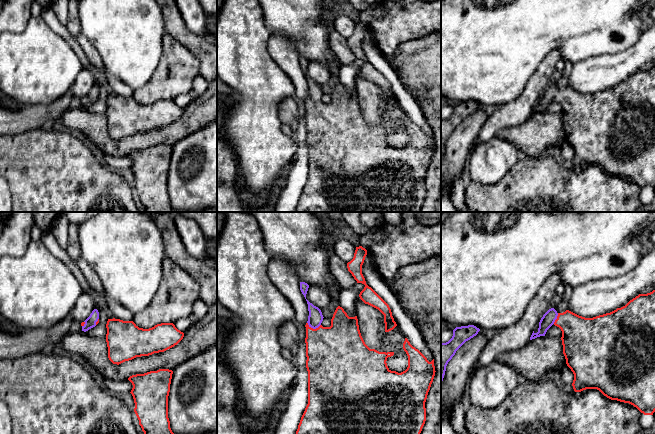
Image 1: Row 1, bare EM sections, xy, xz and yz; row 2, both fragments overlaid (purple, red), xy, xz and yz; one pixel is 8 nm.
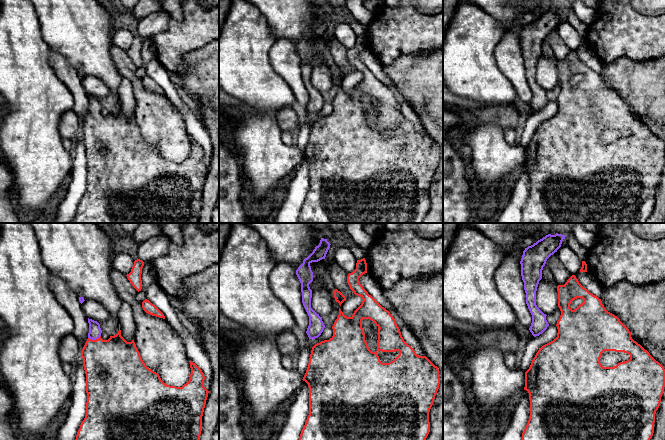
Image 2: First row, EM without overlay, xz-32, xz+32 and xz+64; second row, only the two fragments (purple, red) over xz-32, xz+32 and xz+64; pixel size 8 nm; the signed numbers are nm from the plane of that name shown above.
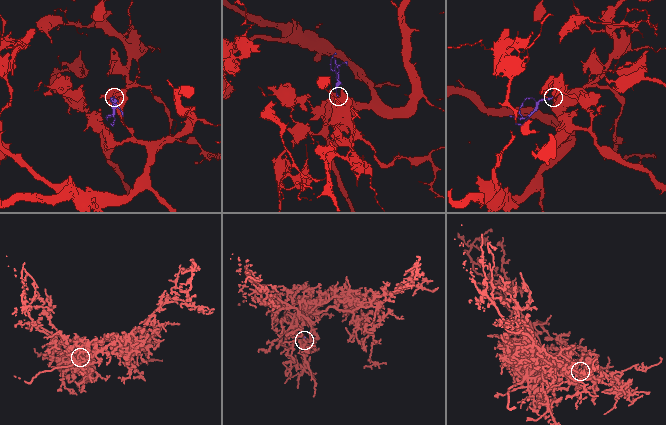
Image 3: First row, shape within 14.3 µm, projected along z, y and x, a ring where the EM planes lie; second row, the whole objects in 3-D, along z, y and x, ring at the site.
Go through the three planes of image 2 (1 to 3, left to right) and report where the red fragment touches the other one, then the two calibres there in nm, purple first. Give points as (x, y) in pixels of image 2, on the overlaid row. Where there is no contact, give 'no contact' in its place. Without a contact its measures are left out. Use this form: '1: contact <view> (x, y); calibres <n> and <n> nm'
1: contact xz-32 (94, 339); calibres 100 and 420 nm
2: no contact
3: no contact

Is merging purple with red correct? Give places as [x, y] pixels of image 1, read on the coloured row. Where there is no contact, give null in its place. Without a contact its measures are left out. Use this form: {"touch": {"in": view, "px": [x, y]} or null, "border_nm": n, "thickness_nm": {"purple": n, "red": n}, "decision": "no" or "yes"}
{"touch": {"in": "xz", "px": [313, 328]}, "border_nm": 110, "thickness_nm": {"purple": 120, "red": 420}, "decision": "yes"}

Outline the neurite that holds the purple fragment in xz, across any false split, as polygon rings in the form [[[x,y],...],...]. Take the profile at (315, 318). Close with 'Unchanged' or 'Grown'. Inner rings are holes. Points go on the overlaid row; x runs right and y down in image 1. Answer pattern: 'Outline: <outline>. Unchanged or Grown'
Outline: [[[307,299],[307,304],[308,304],[308,311],[309,311],[309,316],[308,316],[308,321],[305,325],[306,327],[306,338],[305,338],[305,343],[306,343],[306,357],[307,357],[307,360],[306,360],[306,368],[307,368],[307,371],[308,371],[308,404],[305,408],[305,411],[301,417],[301,420],[300,420],[300,423],[298,425],[298,429],[296,431],[296,434],[420,434],[421,431],[422,431],[422,428],[425,424],[425,421],[426,421],[426,408],[425,408],[425,402],[426,402],[426,399],[427,399],[427,395],[428,395],[428,392],[430,390],[430,387],[431,387],[431,384],[433,382],[433,379],[434,379],[434,376],[435,376],[435,366],[434,366],[434,359],[429,362],[427,360],[427,358],[418,350],[416,349],[415,347],[413,347],[410,342],[408,341],[407,338],[405,338],[405,341],[403,343],[403,349],[404,351],[406,352],[407,356],[408,356],[408,367],[405,371],[401,372],[401,373],[398,373],[396,371],[391,371],[388,366],[387,366],[387,358],[388,357],[391,357],[394,355],[394,352],[379,352],[375,349],[370,349],[364,342],[362,336],[361,336],[361,333],[360,333],[360,330],[359,330],[359,325],[358,325],[358,319],[357,319],[357,316],[355,317],[349,317],[347,315],[347,313],[344,311],[344,309],[340,306],[338,306],[333,314],[333,317],[331,319],[331,326],[330,327],[323,327],[321,325],[322,321],[323,321],[323,315],[322,315],[322,312],[321,310],[314,306],[312,303],[310,303]]]. Grown

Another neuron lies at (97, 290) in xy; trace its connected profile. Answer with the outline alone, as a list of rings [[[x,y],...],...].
[[[81,255],[75,262],[89,283],[91,287],[91,293],[94,296],[95,300],[98,302],[98,304],[103,304],[105,291],[99,277]]]

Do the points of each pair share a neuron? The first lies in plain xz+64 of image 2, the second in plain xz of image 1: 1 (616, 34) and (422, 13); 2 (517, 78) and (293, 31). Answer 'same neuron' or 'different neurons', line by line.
1: same neuron
2: different neurons

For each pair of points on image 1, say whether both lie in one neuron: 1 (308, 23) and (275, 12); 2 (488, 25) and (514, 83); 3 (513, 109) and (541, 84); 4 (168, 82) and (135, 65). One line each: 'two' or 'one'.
1: one
2: one
3: one
4: two

